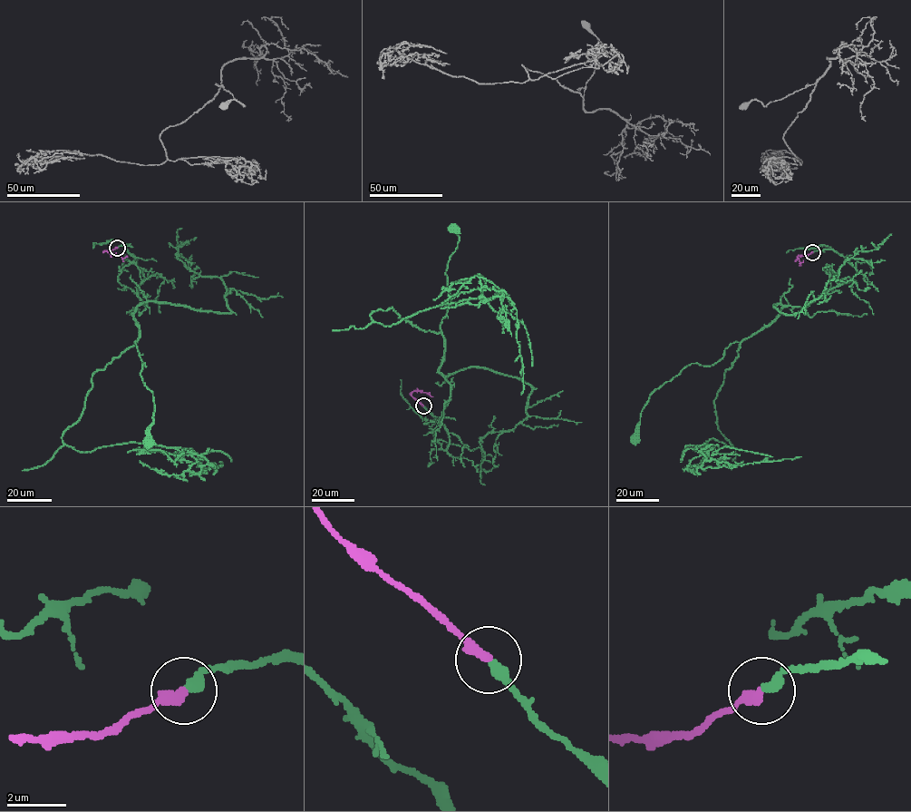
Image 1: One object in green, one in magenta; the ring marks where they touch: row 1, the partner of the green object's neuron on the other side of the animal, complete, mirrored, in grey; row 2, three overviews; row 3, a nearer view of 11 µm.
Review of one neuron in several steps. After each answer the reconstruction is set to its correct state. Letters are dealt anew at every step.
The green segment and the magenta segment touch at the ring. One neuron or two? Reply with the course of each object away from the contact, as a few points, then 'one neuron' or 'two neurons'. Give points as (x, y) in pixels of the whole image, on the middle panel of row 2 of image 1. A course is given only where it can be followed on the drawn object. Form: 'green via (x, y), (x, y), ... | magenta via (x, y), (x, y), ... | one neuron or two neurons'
green via (423, 406), (445, 450), (450, 384), (439, 367), (450, 301), (445, 271), (459, 241), (451, 228) | magenta via (423, 406), (411, 393), (419, 390), (433, 396) | one neuron

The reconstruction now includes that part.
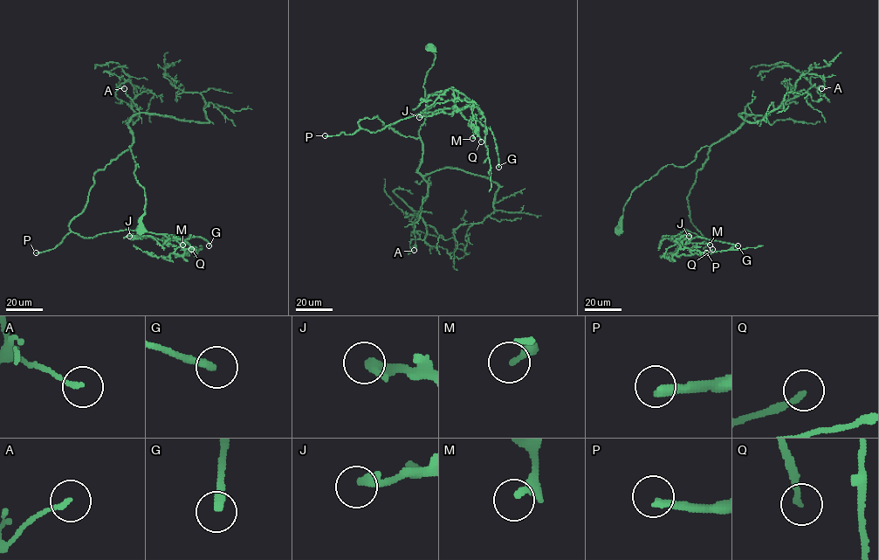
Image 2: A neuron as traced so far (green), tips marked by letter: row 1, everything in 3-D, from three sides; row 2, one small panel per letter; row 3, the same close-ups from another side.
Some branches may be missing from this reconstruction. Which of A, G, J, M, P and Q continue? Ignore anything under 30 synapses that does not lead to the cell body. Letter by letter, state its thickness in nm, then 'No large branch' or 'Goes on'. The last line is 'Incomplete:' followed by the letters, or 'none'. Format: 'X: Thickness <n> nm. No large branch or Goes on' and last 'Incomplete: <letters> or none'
A: Thickness 160 nm. No large branch
G: Thickness 240 nm. No large branch
J: Thickness 380 nm. No large branch
M: Thickness 240 nm. No large branch
P: Thickness 240 nm. Goes on
Q: Thickness 200 nm. No large branch
Incomplete: P

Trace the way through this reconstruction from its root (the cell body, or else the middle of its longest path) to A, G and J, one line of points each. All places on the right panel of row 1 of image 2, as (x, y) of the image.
A: (618, 230), (631, 192), (662, 168), (687, 166), (747, 116), (802, 95), (811, 76), (821, 88)
G: (618, 230), (632, 190), (708, 146), (687, 197), (703, 237), (679, 234), (738, 245)
J: (618, 230), (632, 190), (708, 146), (687, 197), (703, 237), (685, 230), (679, 240), (689, 236)

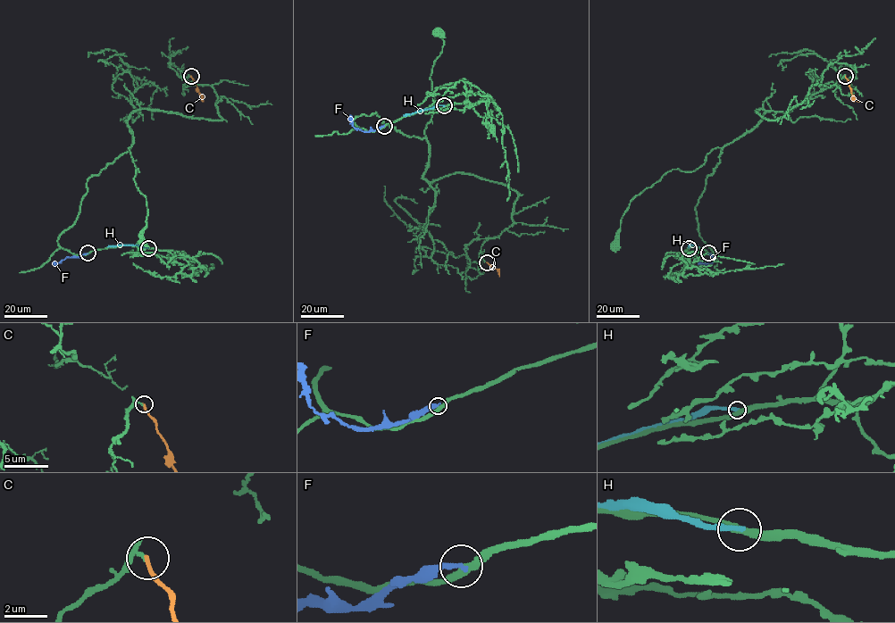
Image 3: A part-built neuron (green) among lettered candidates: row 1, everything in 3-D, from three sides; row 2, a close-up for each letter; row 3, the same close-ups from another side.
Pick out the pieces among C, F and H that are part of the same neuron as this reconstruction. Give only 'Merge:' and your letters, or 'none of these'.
Merge: none of these

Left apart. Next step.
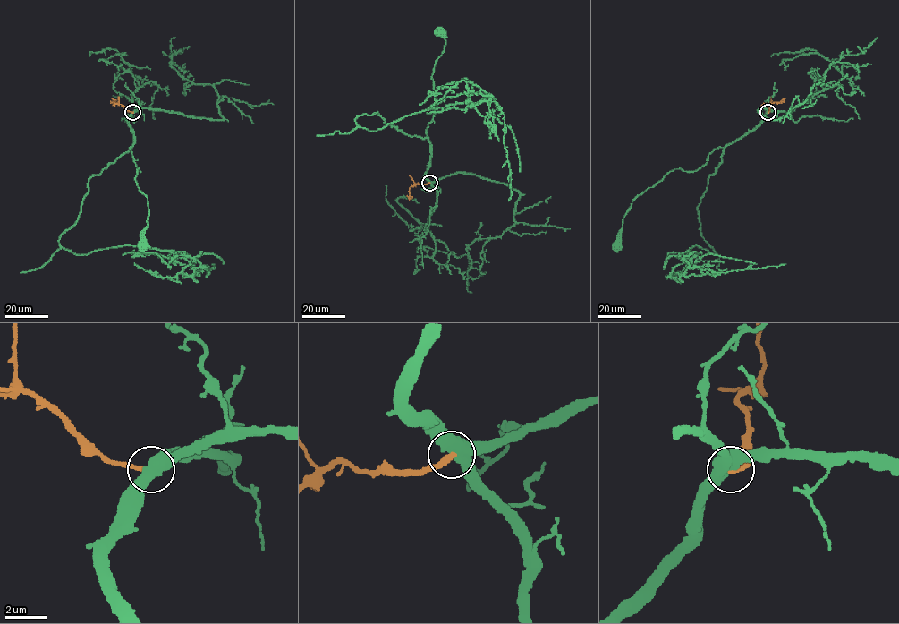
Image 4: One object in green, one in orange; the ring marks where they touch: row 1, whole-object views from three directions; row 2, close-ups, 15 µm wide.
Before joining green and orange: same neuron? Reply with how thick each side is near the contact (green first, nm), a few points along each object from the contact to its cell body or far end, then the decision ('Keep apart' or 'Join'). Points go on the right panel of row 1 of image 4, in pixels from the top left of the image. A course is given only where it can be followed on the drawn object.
Thickness 600 nm (green) against 280 nm. Course of green: (767, 112), (751, 130), (724, 147), (715, 148), (698, 169), (674, 169), (636, 197), (624, 216), (616, 245). Course of orange: (767, 112), (768, 105), (785, 98). Keep apart

